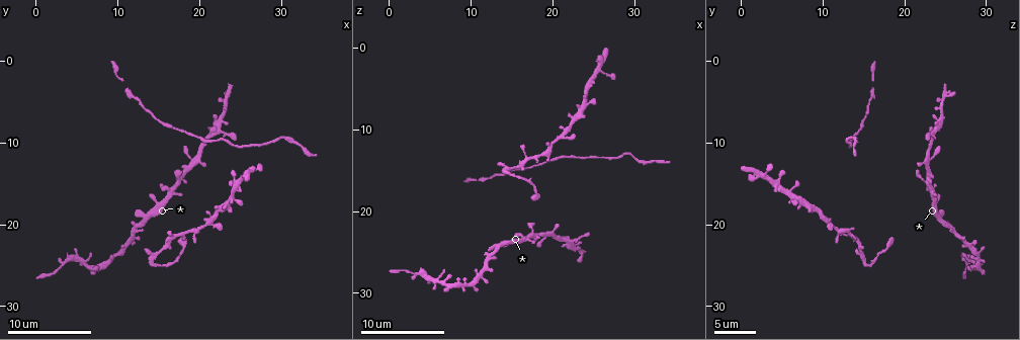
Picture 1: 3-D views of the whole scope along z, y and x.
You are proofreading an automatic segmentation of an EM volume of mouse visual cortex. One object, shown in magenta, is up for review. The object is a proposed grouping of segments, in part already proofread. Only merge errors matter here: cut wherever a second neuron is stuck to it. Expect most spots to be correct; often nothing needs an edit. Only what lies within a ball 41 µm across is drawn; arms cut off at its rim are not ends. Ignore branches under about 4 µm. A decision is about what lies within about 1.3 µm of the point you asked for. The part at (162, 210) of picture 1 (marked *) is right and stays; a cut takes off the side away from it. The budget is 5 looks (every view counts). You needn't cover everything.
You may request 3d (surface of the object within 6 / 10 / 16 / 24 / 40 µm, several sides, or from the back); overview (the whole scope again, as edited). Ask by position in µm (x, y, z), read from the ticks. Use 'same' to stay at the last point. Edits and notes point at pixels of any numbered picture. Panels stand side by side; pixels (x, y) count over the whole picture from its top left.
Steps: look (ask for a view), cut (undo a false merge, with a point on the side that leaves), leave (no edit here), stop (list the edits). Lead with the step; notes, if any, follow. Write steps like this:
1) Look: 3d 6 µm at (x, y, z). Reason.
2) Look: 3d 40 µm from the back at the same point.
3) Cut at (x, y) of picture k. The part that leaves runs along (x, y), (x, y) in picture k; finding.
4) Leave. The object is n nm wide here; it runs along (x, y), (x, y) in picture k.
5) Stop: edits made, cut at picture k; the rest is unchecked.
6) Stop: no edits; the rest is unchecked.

Look: 3d 10 µm at (18.6, 8.8, 14.2).

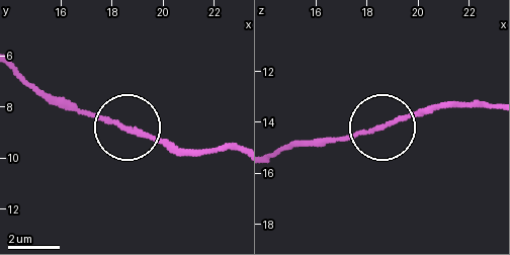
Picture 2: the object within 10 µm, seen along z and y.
Leave. The object is 160 nm wide here; one neuron here.

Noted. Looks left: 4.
Look: 3d 16 µm at (19.6, 12.2, 22.8).

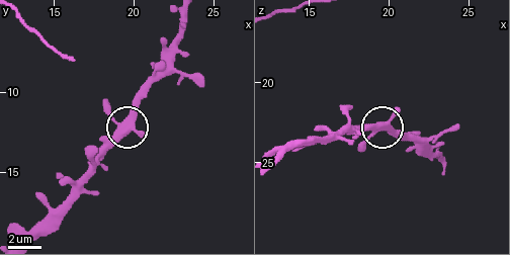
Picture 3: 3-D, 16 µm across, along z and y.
Leave. The object is 450 nm wide here; continuous, no second neuron.

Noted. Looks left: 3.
Look: 3d 10 µm at (27.4, 10.4, 13.4). Thick turns thin.

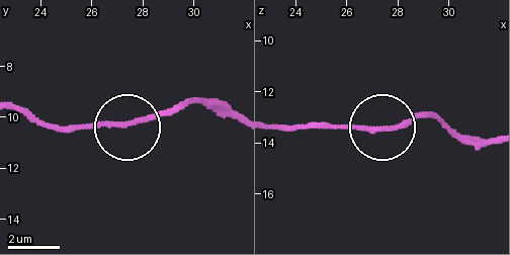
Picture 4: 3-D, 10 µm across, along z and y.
Look: 3d 6 µm at (27.7, 10.2, 13.4).

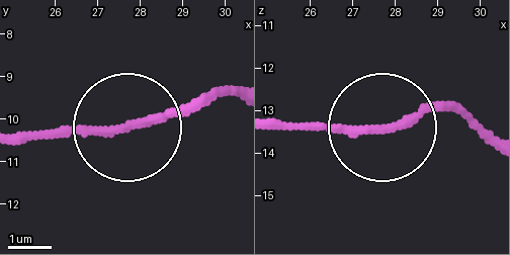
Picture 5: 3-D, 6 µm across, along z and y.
Leave. All the same neuron.

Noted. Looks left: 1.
Stop: no edits; the rest is unchecked.

